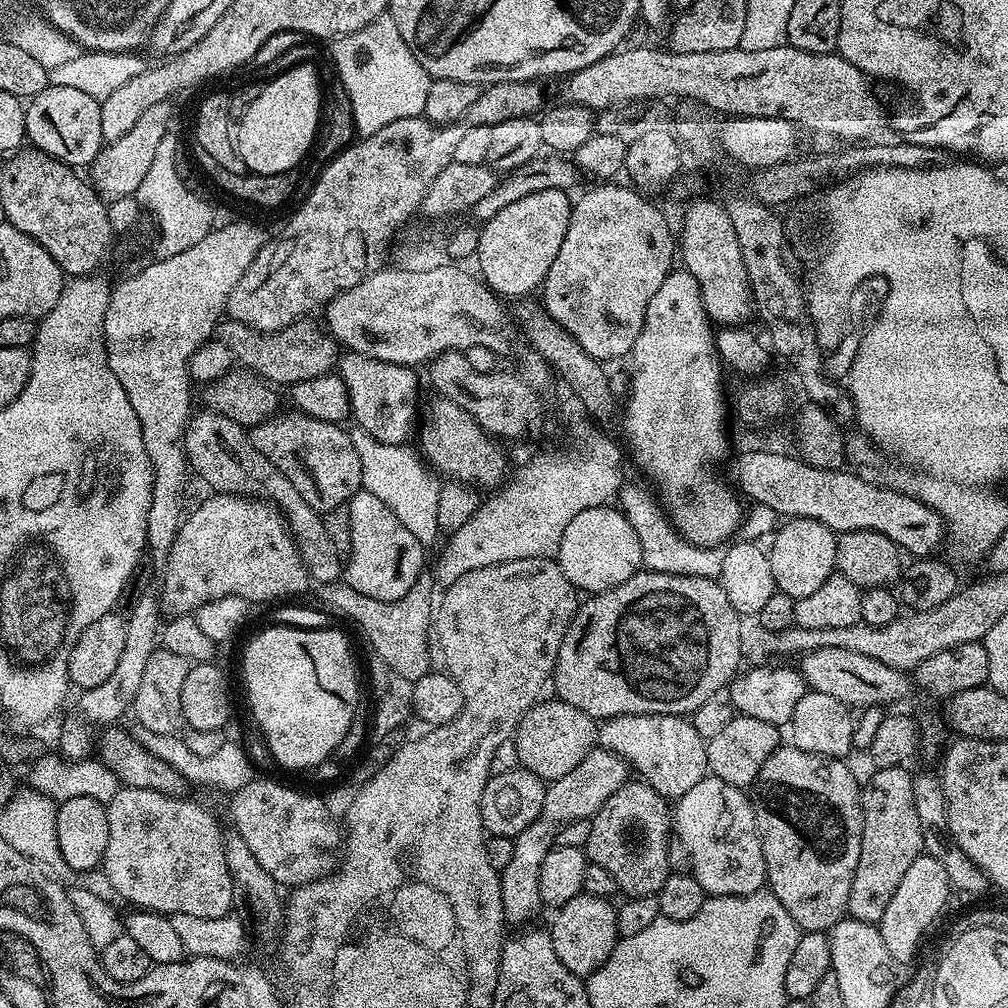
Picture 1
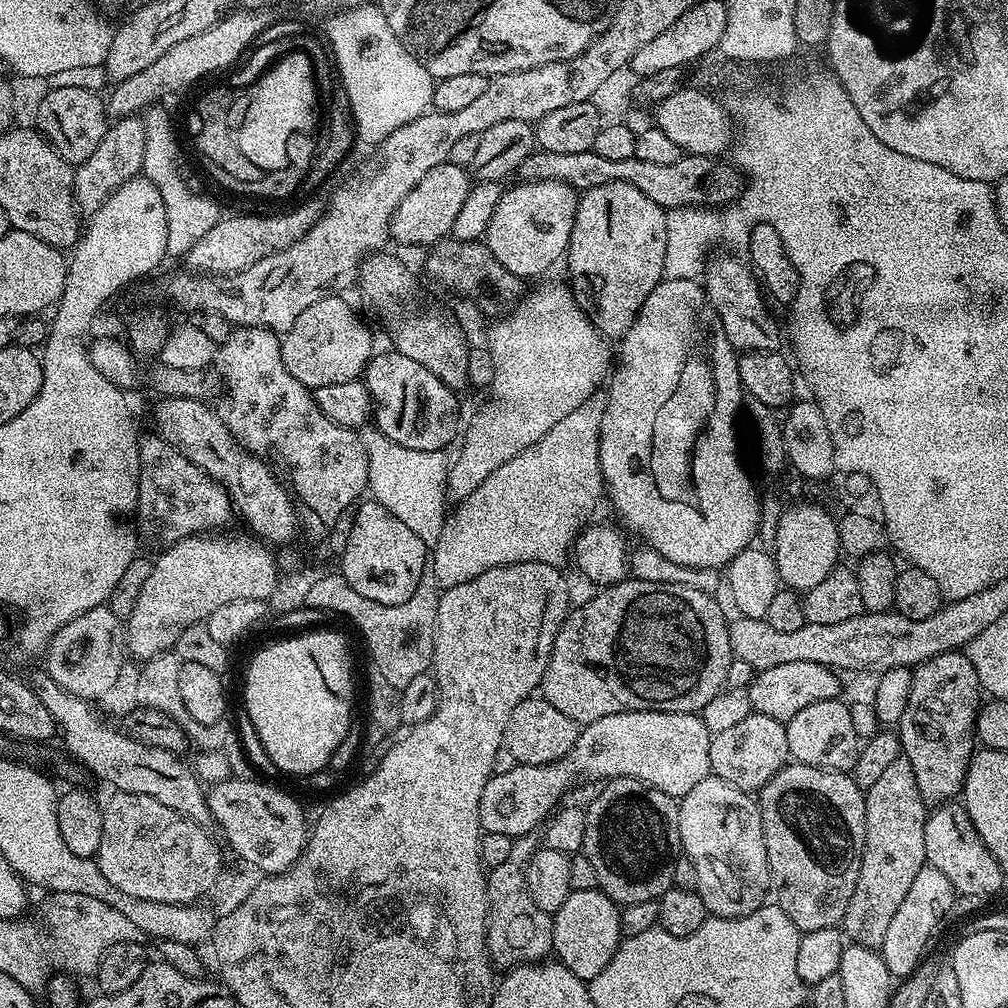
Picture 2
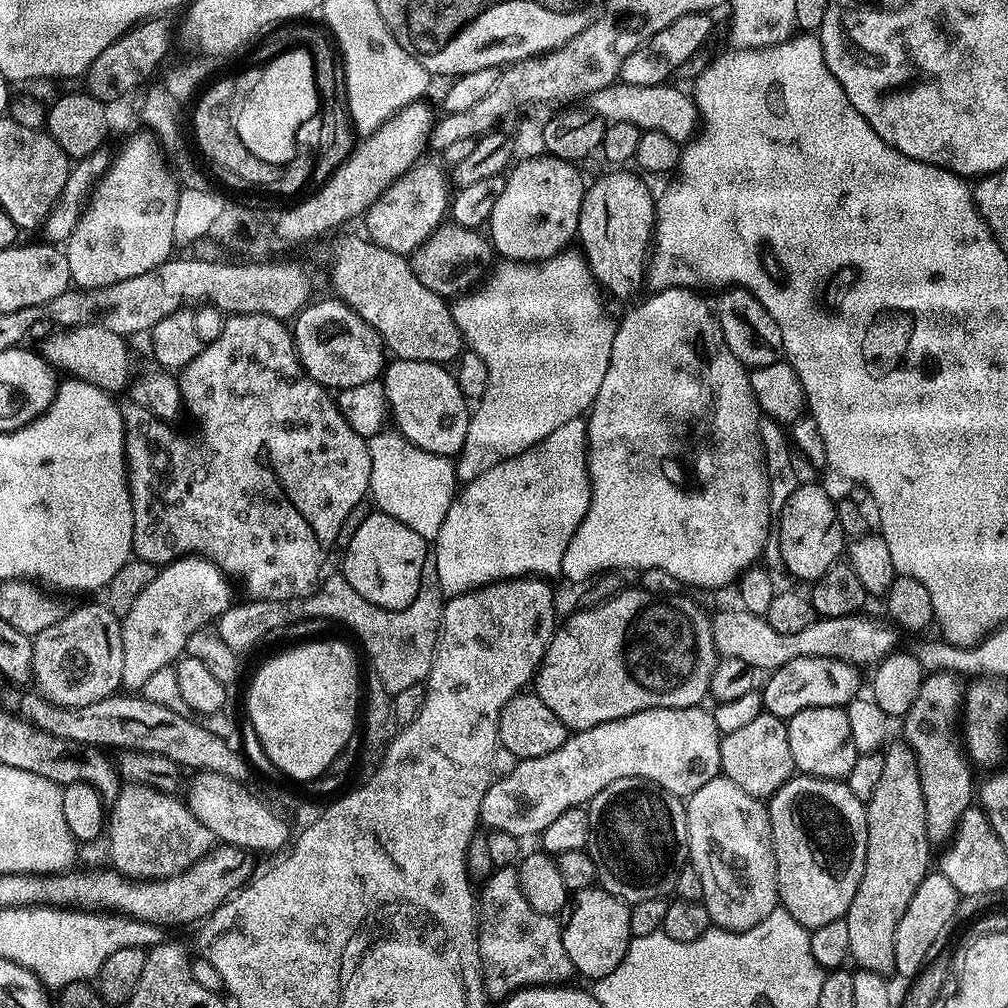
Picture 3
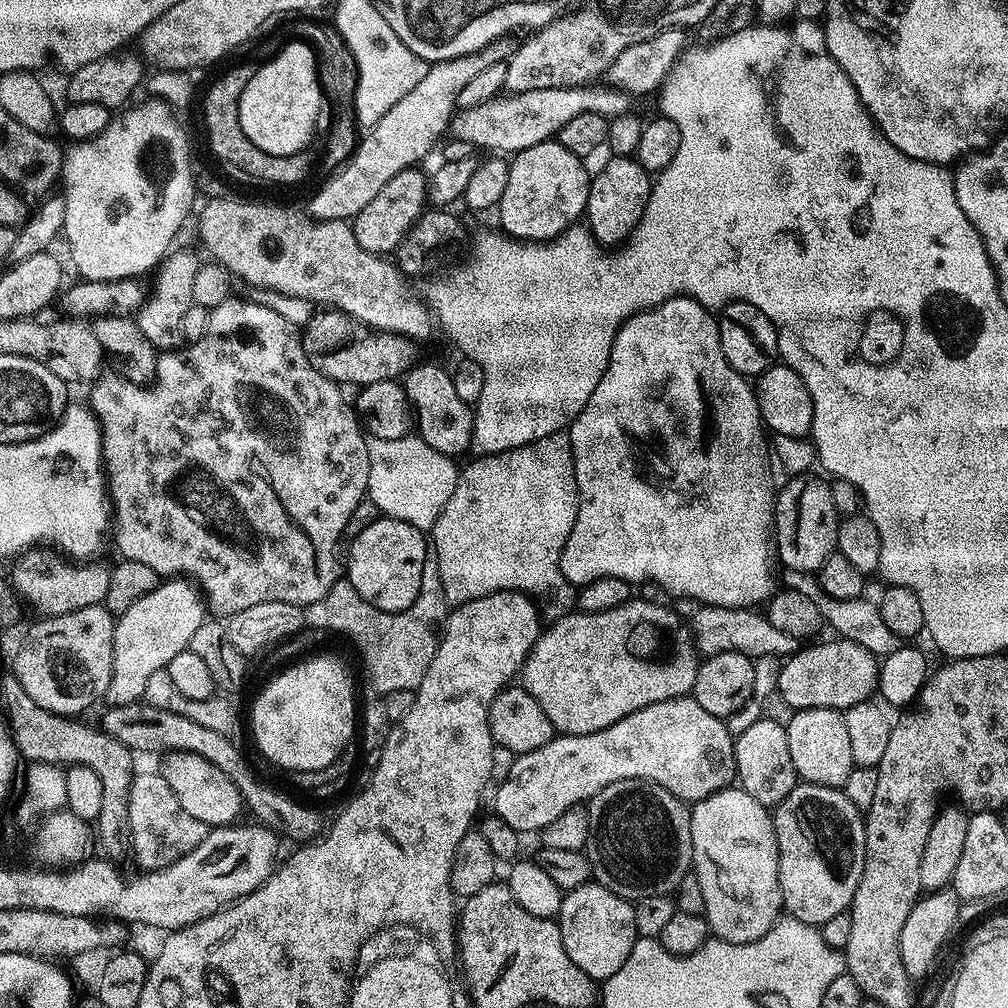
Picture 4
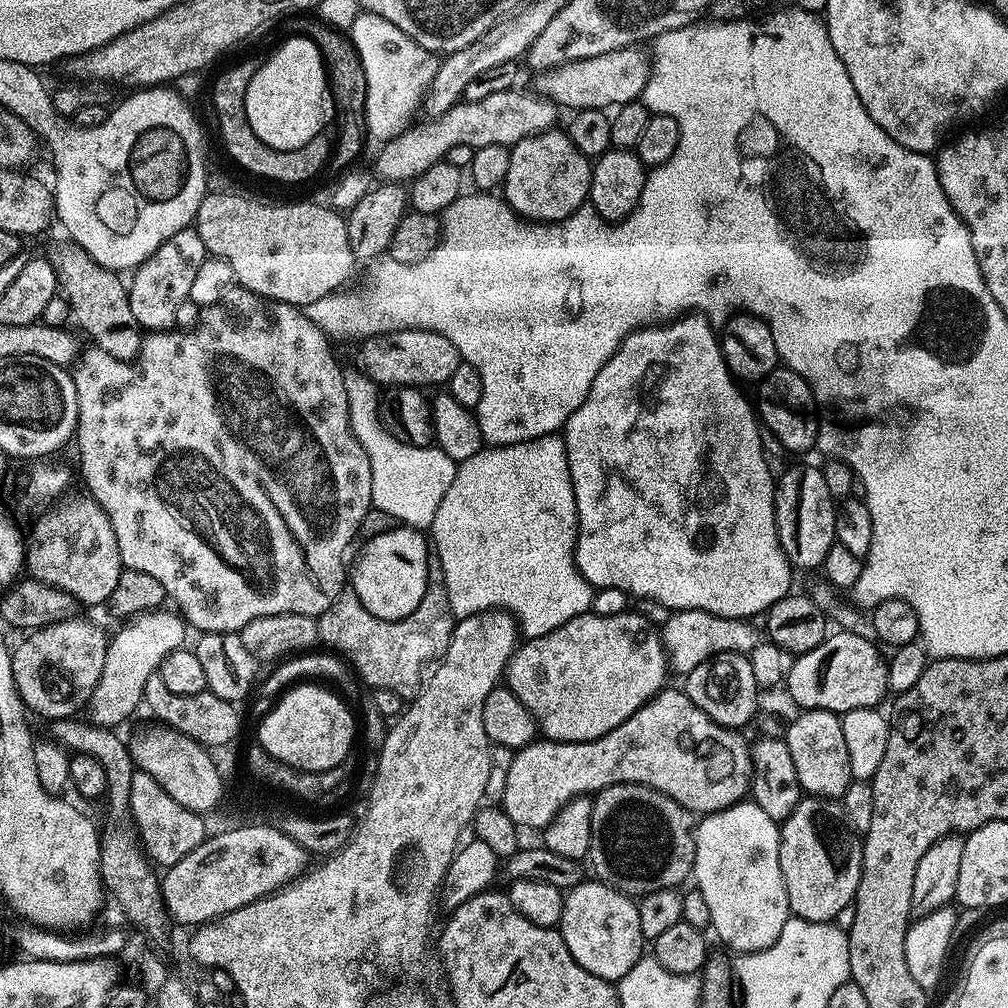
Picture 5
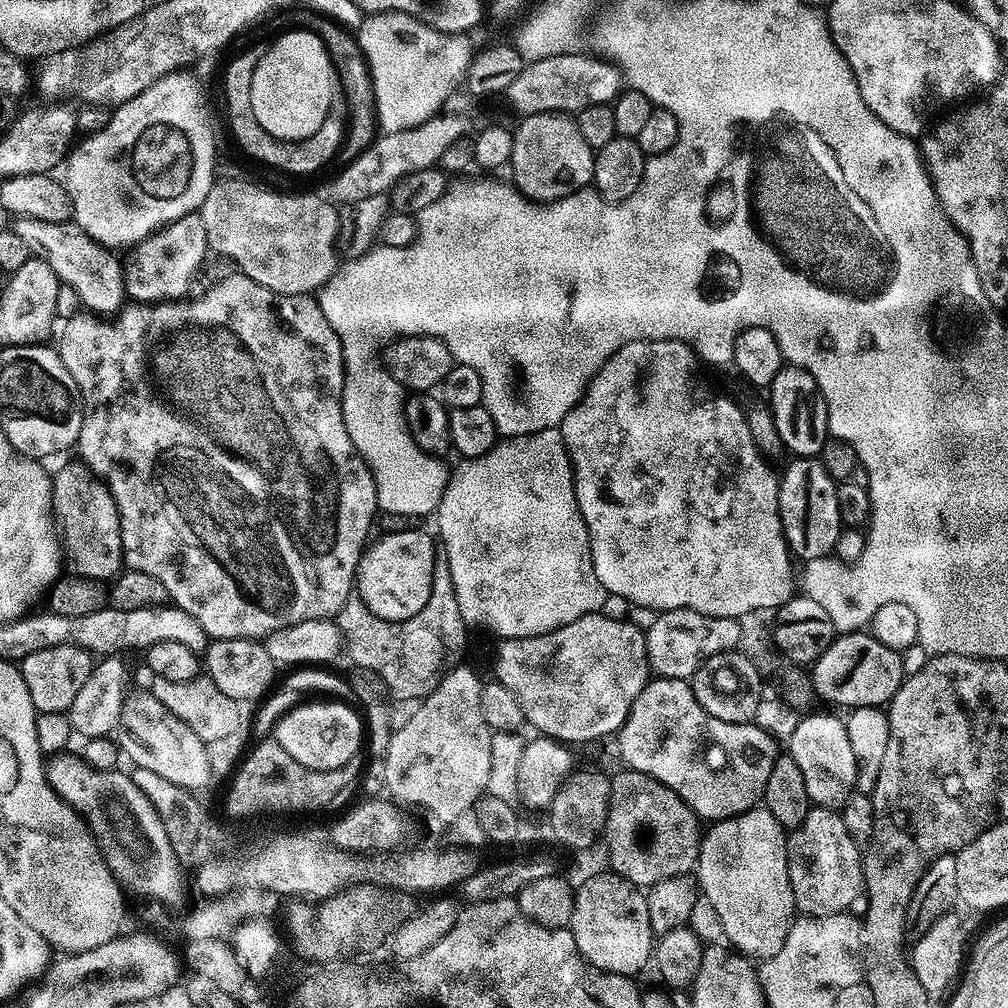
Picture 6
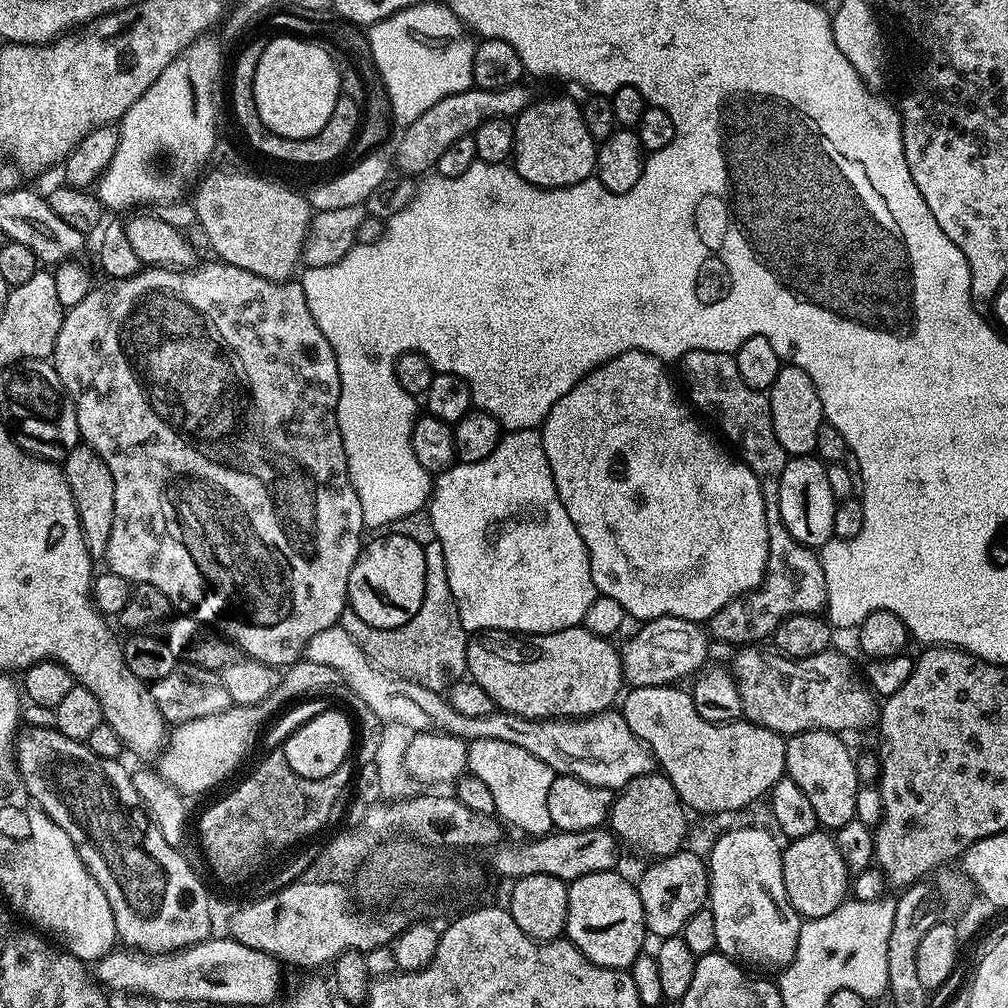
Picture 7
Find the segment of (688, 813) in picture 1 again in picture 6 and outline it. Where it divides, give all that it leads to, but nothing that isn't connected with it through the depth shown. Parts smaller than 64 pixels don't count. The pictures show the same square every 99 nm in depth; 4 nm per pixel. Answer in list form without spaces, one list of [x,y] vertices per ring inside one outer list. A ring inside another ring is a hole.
[[[757,806],[740,816],[732,816],[729,820],[718,820],[712,828],[703,833],[700,842],[700,858],[694,869],[698,877],[698,888],[703,899],[718,910],[718,918],[722,918],[723,939],[741,956],[753,961],[771,961],[772,957],[782,950],[786,942],[786,934],[790,934],[792,922],[797,915],[794,894],[790,890],[788,877],[788,836],[786,829],[770,814],[768,809]]]

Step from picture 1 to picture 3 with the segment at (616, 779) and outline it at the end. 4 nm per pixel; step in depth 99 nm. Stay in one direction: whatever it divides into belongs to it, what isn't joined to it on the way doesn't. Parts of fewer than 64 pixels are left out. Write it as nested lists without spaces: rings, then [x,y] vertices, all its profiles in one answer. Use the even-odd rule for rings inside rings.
[[[515,867],[511,868],[496,868],[495,871],[483,881],[482,887],[478,892],[478,927],[474,933],[476,944],[480,947],[480,956],[478,955],[478,967],[482,973],[484,980],[484,990],[487,993],[489,1001],[497,1002],[503,1001],[505,998],[512,995],[513,992],[520,991],[521,988],[531,988],[533,986],[560,986],[574,976],[574,969],[570,958],[566,954],[566,946],[562,946],[562,934],[560,929],[562,927],[561,921],[555,916],[547,916],[546,914],[538,914],[538,910],[534,910],[534,906],[530,906],[530,902],[526,902],[526,898],[520,889],[520,873]]]

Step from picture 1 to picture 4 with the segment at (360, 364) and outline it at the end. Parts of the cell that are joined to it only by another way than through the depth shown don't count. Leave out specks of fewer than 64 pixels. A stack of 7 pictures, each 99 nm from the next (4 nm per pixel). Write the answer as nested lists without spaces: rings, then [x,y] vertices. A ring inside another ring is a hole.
[[[419,363],[404,373],[402,383],[408,401],[412,404],[414,424],[418,429],[418,436],[425,440],[434,450],[446,456],[460,458],[472,446],[472,418],[473,409],[454,391],[451,371],[446,367],[438,368],[434,364]]]

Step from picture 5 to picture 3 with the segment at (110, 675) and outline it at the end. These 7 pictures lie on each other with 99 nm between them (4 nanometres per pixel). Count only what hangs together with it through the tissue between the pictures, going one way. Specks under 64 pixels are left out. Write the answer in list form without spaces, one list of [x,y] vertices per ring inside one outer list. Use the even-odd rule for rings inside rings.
[[[189,554],[163,565],[122,617],[121,685],[128,690],[143,689],[157,670],[175,665],[185,655],[190,634],[209,627],[233,603],[227,583],[224,573],[203,556]]]

